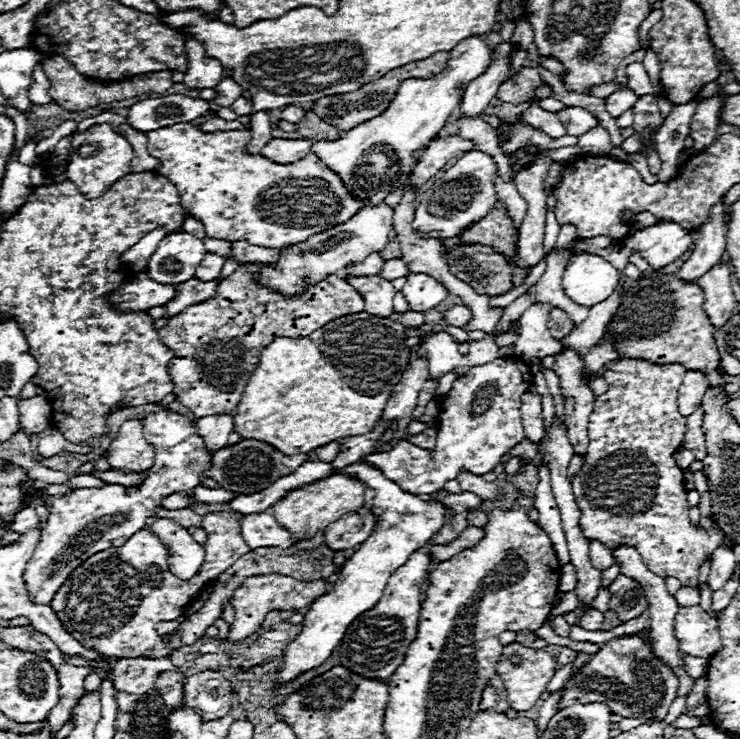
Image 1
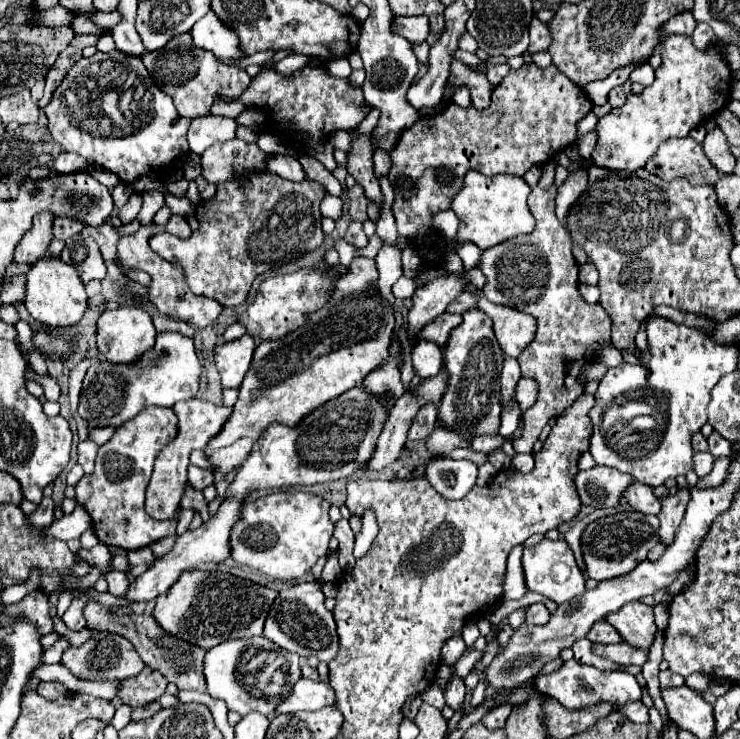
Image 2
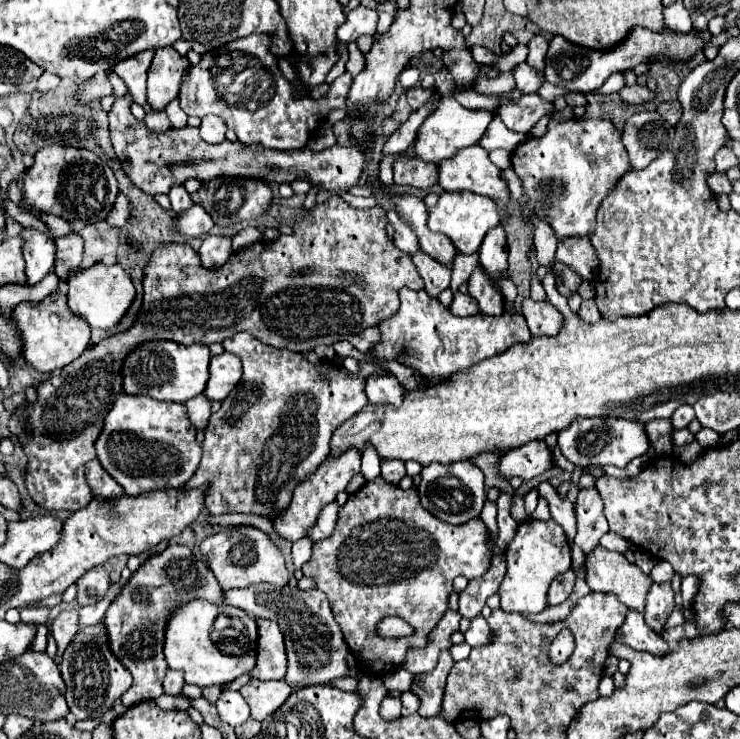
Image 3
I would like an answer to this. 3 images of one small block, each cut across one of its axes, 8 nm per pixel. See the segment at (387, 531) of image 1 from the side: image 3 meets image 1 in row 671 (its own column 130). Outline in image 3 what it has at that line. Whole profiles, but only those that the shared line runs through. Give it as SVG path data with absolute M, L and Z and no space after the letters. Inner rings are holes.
M94 264L88 270L76 270L76 274L72 274L72 278L68 278L68 306L70 310L84 318L92 328L102 328L102 330L110 330L114 326L118 326L124 316L128 314L136 290L134 284L130 280L130 276L124 272L124 268L120 264L114 266L104 266L104 264Z

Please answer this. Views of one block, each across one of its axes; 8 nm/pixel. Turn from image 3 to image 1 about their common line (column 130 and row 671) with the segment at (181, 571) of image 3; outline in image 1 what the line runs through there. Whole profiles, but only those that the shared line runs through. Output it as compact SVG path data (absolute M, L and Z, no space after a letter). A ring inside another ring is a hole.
M622 636L614 638L600 646L600 650L584 664L564 686L558 710L576 704L576 702L604 702L614 714L624 718L642 716L662 720L668 714L670 704L676 700L678 676L674 670L654 656L652 644L640 636ZM684 656L684 666L686 666L686 672L696 680L700 676L706 674L706 666L708 666L708 660L704 658L690 658L690 656ZM626 696L632 696L632 704L626 704ZM648 712L648 714L644 714Z

